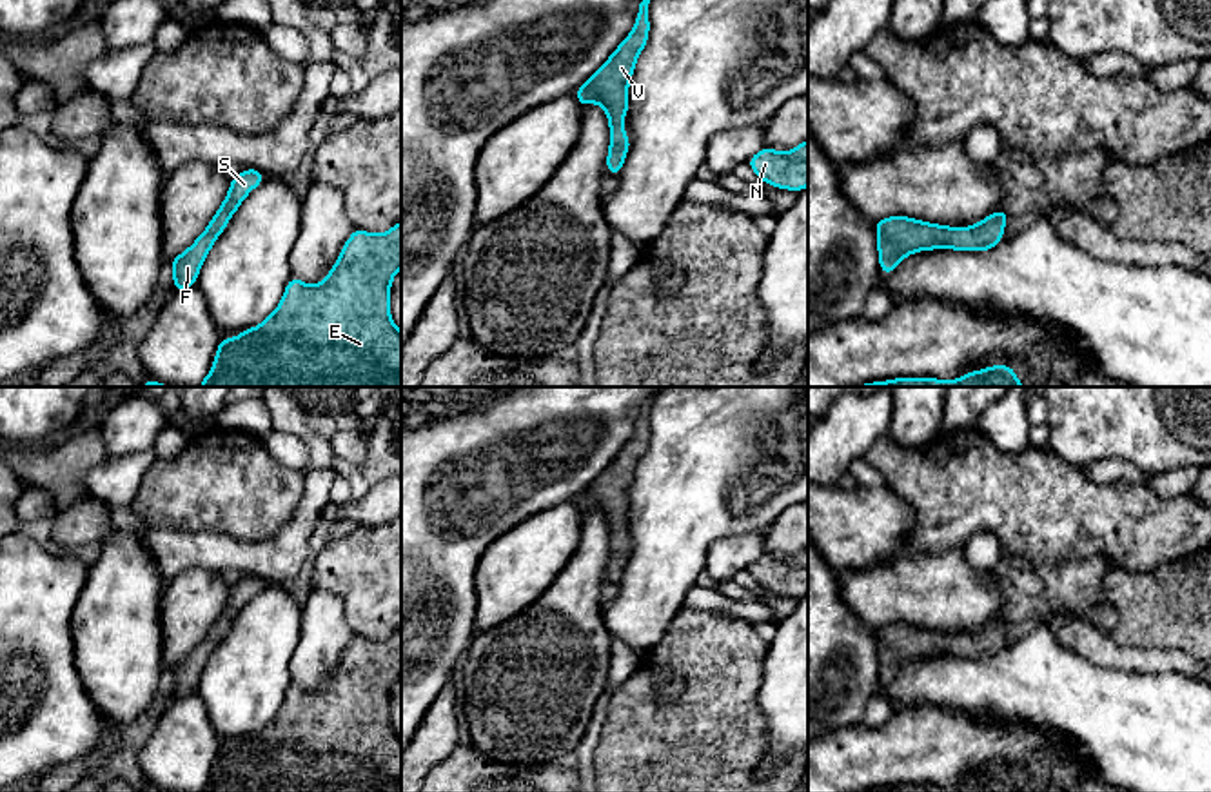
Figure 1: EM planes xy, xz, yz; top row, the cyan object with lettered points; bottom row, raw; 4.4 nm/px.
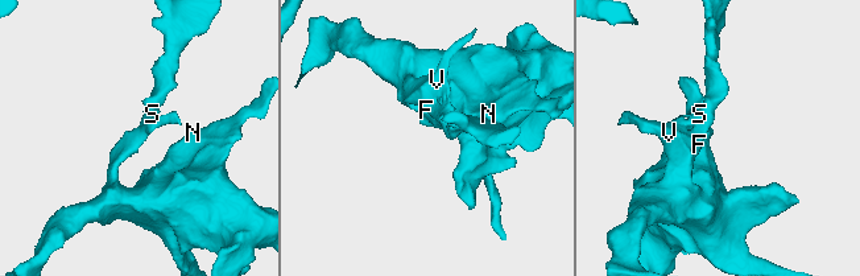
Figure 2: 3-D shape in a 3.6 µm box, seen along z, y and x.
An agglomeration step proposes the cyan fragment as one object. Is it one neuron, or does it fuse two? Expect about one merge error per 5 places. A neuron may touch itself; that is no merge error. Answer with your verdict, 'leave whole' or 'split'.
leave whole

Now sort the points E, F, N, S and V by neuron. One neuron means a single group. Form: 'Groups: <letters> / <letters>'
Groups: E F N S V

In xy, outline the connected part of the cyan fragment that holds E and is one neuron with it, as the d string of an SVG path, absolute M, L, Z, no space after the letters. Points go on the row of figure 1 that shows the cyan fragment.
M401 220L381 234L354 229L318 285L292 276L280 305L258 327L222 338L214 367L198 387L401 387L401 331L390 318L390 283L401 267Z

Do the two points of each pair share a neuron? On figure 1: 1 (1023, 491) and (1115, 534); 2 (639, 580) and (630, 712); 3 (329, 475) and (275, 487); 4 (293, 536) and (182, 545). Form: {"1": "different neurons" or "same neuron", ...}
{"1": "same neuron", "2": "different neurons", "3": "different neurons", "4": "same neuron"}

